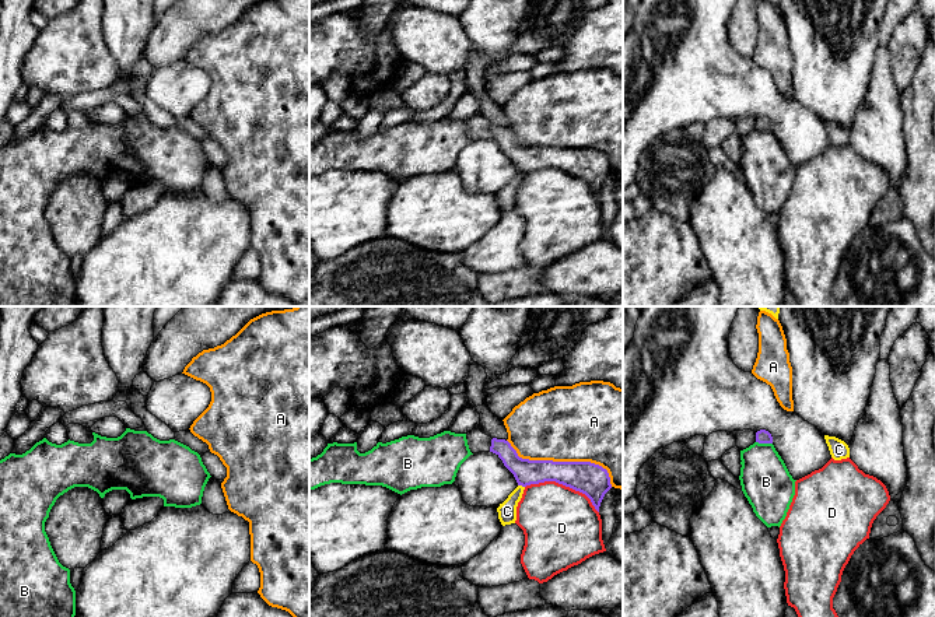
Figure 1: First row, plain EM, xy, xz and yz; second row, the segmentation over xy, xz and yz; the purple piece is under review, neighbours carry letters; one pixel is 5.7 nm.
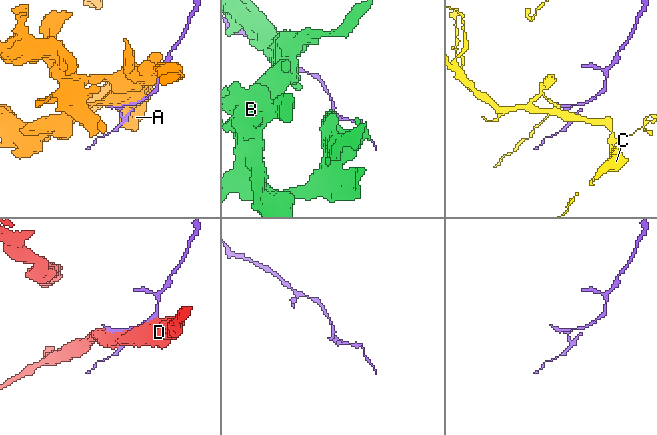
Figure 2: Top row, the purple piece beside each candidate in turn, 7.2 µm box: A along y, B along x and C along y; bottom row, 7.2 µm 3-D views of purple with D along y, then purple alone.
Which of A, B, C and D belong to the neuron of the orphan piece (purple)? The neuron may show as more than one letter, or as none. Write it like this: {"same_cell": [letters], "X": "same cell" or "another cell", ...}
{"same_cell": [], "A": "another cell", "B": "another cell", "C": "another cell", "D": "another cell"}

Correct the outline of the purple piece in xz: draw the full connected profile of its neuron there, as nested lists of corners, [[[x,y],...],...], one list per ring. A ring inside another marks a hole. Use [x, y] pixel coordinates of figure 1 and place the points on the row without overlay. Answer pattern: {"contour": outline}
{"contour": [[[480,113],[469,118],[466,126],[472,140],[495,140],[514,161],[518,172],[556,168],[585,180],[598,199],[605,180],[612,175],[607,157],[599,151],[522,146],[508,127],[488,123]]]}

